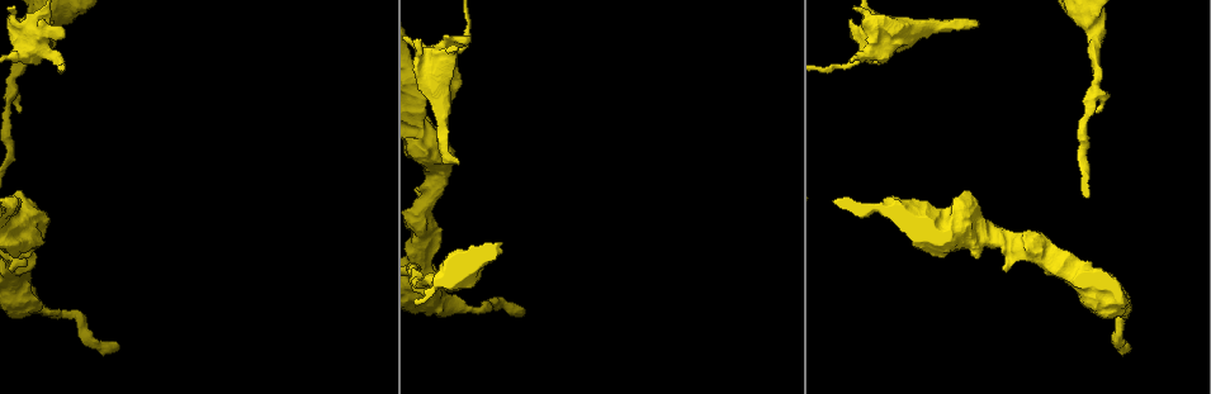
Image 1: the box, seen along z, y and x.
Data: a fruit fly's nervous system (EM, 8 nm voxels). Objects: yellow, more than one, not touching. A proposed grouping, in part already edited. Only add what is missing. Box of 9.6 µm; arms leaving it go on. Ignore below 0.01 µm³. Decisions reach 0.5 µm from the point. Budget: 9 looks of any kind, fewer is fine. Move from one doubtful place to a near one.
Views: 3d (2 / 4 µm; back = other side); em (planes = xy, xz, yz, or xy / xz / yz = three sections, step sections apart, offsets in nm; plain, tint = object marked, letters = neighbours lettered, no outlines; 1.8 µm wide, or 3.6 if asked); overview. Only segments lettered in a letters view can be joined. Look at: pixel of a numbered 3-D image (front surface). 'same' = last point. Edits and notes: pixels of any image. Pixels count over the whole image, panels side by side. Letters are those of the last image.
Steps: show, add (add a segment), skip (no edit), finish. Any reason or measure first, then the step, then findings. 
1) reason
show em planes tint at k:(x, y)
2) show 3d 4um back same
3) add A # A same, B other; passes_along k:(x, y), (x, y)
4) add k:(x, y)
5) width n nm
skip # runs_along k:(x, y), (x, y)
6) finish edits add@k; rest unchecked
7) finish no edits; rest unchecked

show em 3.6um planes letters at 1:(985, 239)

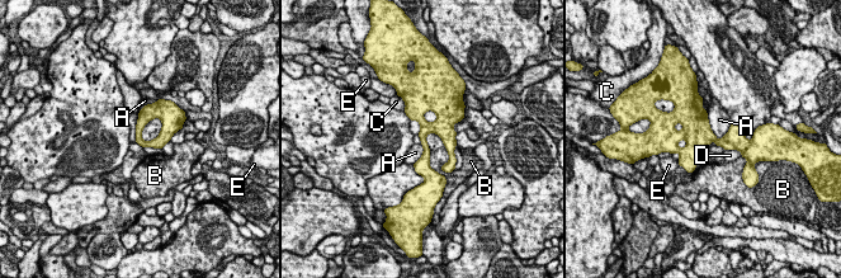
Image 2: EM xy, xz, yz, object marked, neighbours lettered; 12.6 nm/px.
skip # A other, B other, C other, D other, E other; runs_along 2:(421, 100), (425, 168), (430, 173); no lettered segment goes on from it

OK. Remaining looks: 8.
free end
show 3d 4um at 1:(65, 36)

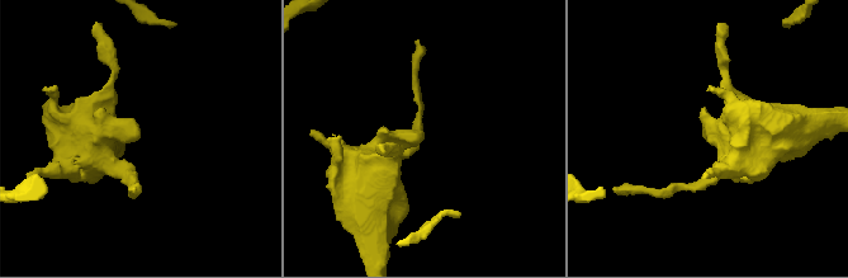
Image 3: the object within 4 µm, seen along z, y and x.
shape alone is not enough
show em xy step 16 tint at 3:(420, 133)

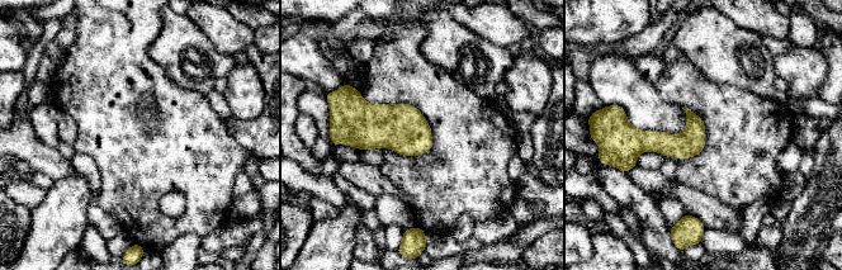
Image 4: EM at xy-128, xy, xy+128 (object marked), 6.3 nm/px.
show em planes letters same

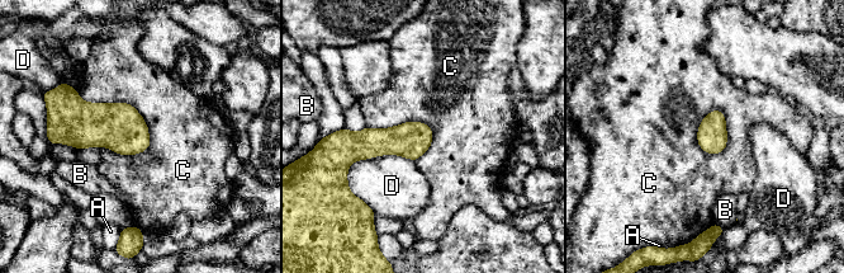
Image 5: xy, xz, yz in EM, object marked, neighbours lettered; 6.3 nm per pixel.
skip # A other, B other, C other, D other; no lettered segment goes on from it

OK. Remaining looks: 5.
show 3d 4um at 1:(52, 23)

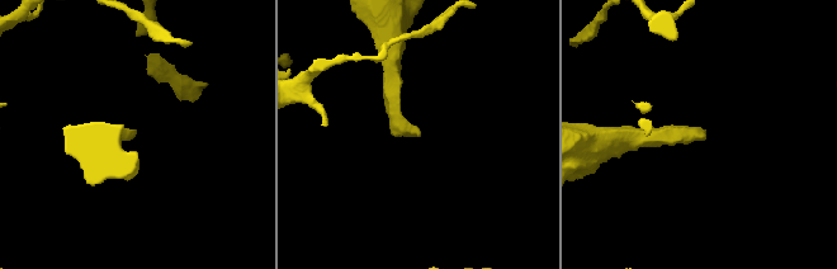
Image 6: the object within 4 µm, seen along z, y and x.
now the EM
show em xz step 16 letters at 6:(132, 133)

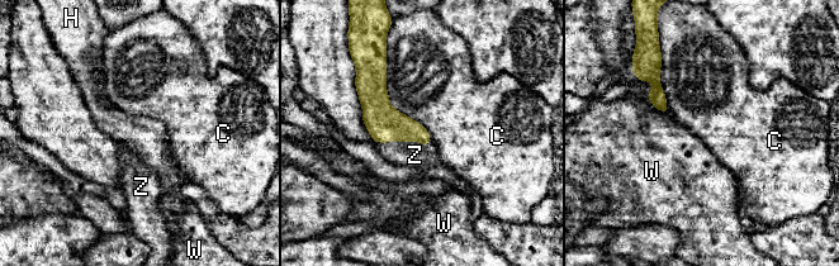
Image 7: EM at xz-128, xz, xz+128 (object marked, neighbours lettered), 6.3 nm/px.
add Z # C other, H other, W other, Z same; passes_along 7:(384, 123), (403, 139), (415, 155); it goes on there

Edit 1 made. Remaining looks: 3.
redraw
show overview

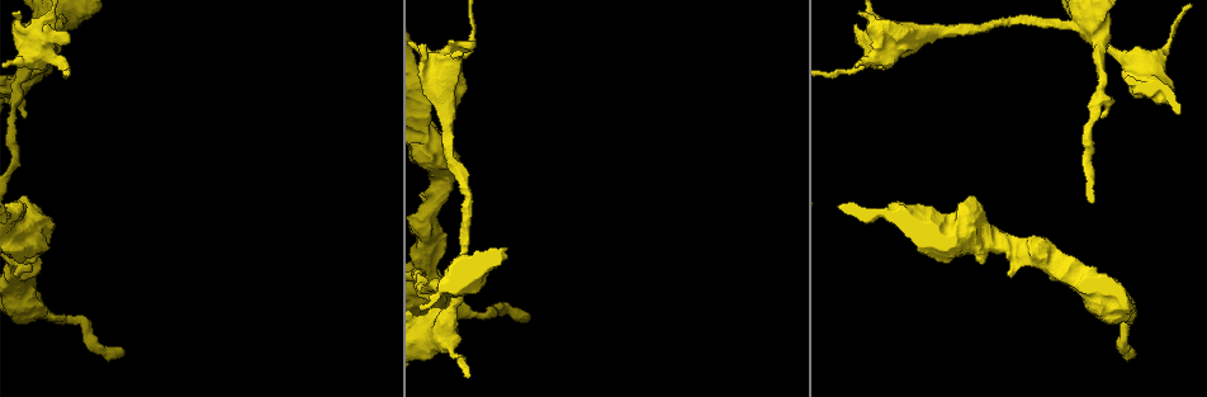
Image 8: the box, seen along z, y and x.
free end
show 3d 2um at 8:(25, 117)

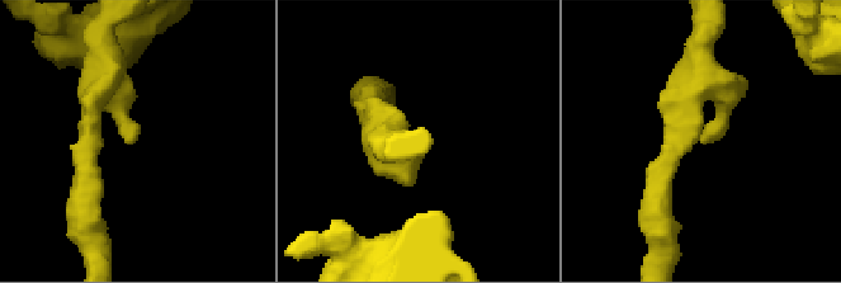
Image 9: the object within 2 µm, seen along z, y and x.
show em planes letters at 9:(128, 143)

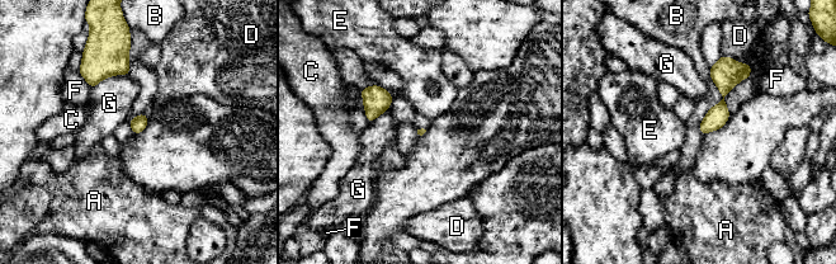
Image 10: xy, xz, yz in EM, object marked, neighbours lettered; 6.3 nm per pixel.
skip # A other, B other, C other, D other, E other, F other, G other; border 10:(128, 74), (103, 78), (91, 89); no lettered segment goes on from it

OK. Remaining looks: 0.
finish edits add@7; rest unchecked

